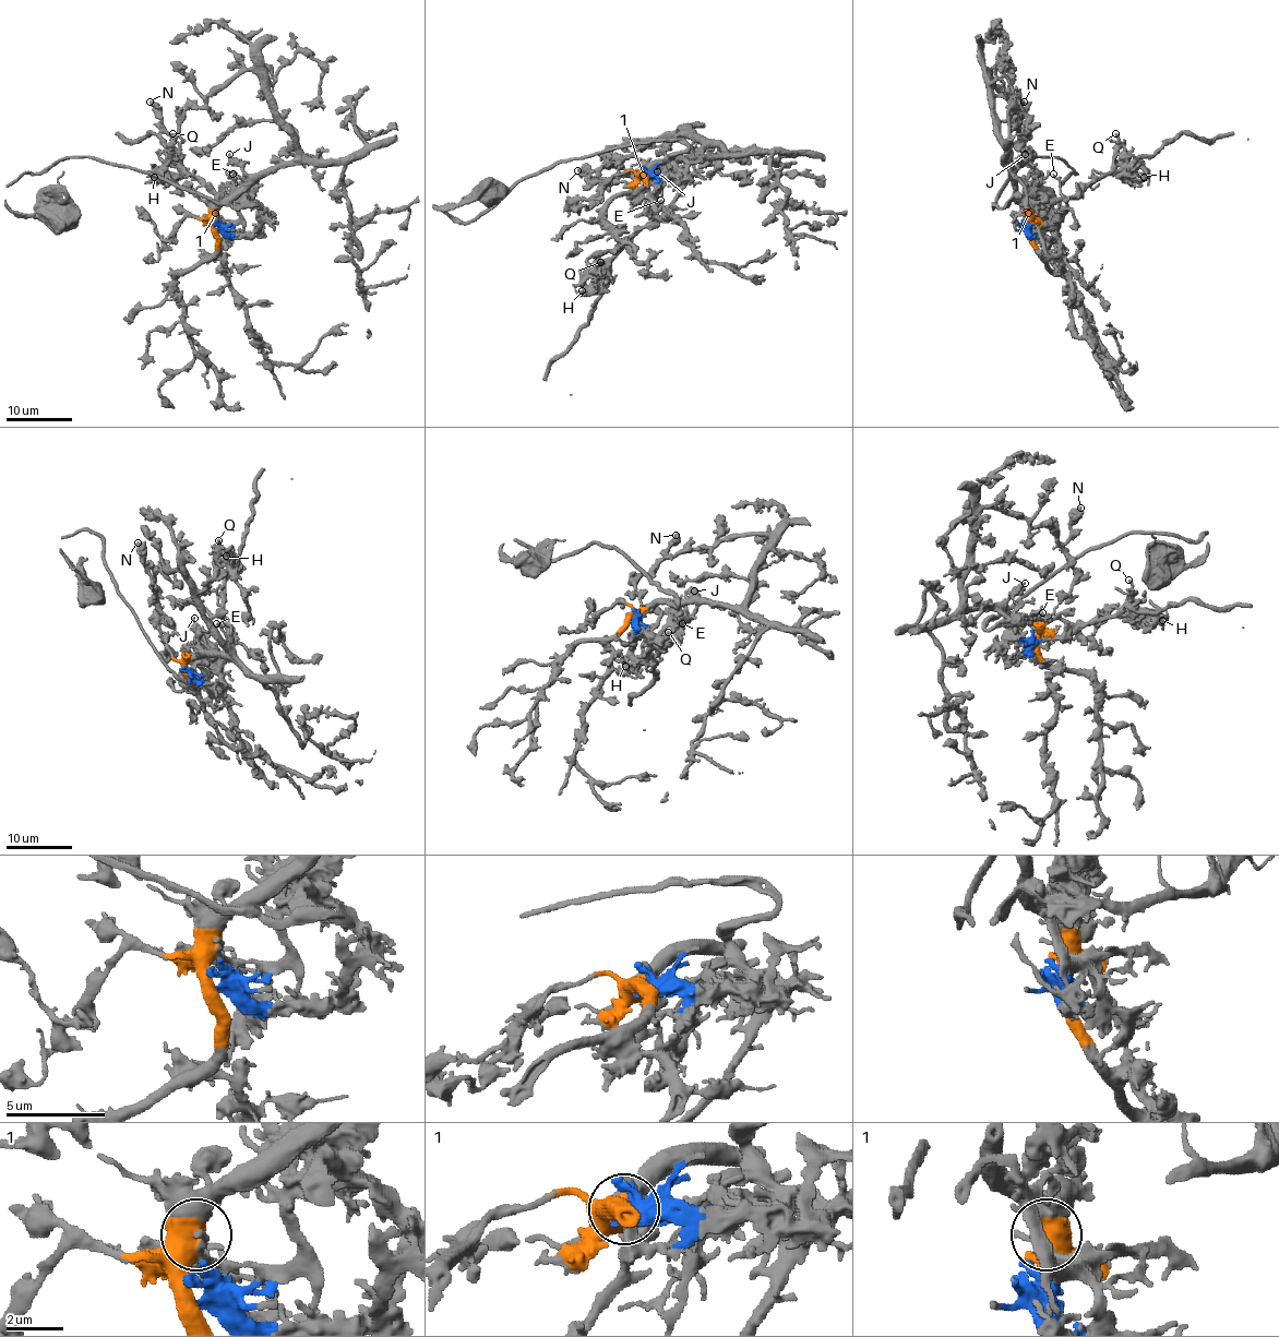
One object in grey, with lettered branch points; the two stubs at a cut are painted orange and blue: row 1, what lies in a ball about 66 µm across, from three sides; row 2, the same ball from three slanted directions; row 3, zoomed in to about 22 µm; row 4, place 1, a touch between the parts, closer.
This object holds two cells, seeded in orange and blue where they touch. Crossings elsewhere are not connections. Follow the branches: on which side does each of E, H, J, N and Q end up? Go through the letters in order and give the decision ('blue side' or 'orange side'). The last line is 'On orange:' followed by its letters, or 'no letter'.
E: blue side
H: blue side
J: orange side
N: orange side
Q: blue side
On orange: J, N

